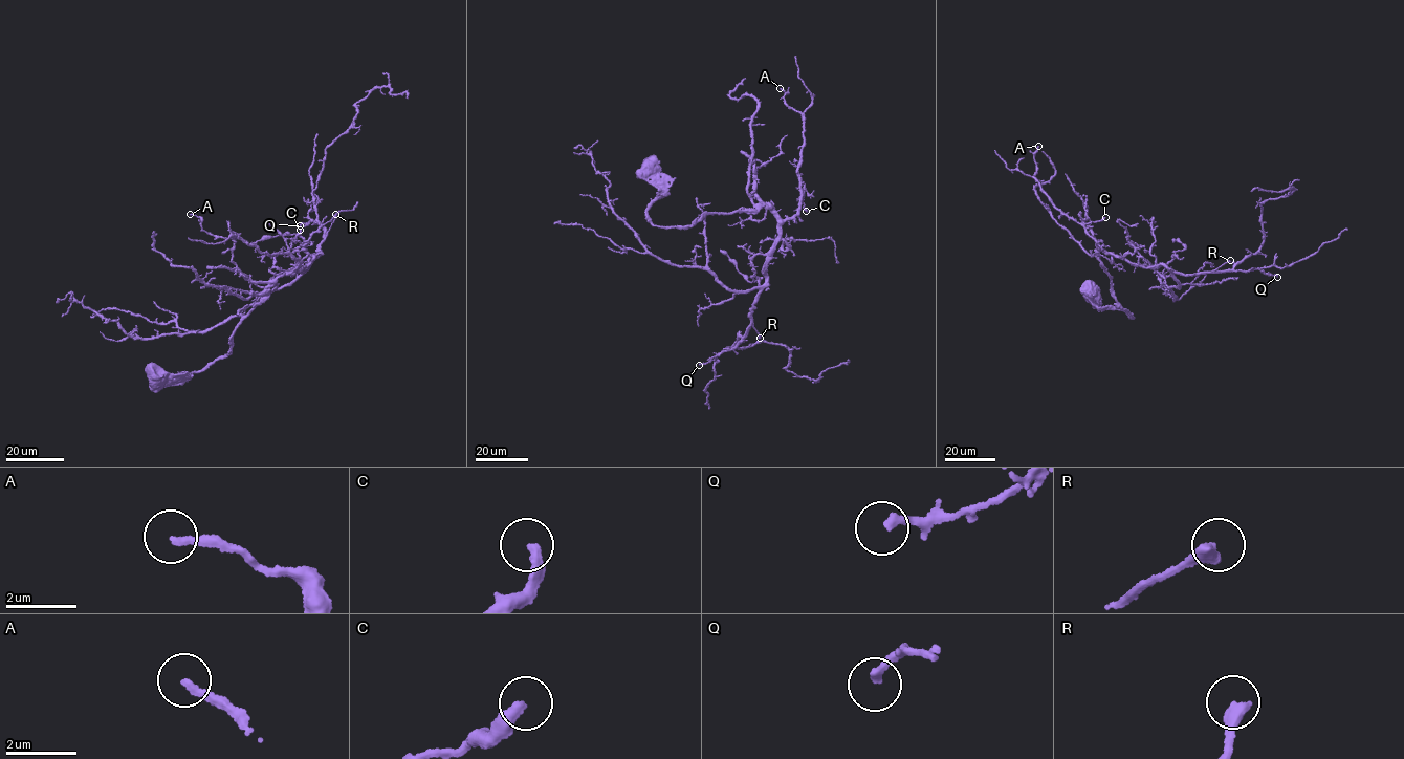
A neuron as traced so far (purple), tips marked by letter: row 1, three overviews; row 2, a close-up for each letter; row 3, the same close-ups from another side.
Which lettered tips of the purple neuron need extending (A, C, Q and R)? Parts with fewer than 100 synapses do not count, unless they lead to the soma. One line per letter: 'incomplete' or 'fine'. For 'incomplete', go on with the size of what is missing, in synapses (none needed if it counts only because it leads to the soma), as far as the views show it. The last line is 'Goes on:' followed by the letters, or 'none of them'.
A: fine
C: fine
Q: fine
R: fine
Goes on: none of them

